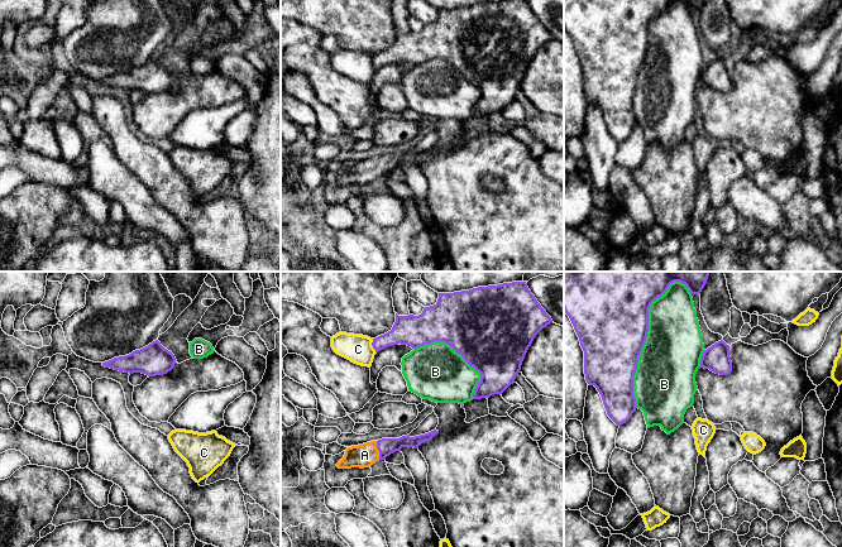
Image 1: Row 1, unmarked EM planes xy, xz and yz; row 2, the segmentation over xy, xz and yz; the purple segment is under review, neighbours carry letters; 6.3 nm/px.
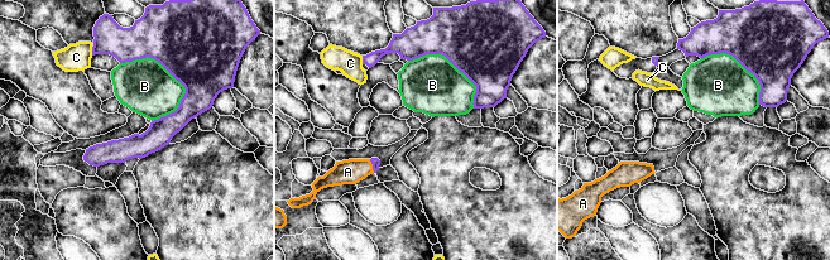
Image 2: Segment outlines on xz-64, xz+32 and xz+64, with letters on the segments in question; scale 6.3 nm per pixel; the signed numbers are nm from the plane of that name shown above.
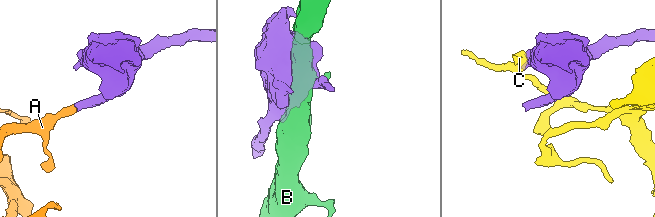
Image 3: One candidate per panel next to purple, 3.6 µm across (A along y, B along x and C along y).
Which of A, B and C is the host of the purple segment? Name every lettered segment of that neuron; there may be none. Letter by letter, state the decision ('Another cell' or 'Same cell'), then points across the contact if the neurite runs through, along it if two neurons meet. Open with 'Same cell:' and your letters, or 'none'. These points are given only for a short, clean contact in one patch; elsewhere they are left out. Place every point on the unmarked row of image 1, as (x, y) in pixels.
Same cell: A
A: Same cell. Path across: xz (386, 163), (378, 167), (364, 172)
B: Another cell
C: Another cell. Boundary: xz (372, 56), (372, 63), (376, 70)

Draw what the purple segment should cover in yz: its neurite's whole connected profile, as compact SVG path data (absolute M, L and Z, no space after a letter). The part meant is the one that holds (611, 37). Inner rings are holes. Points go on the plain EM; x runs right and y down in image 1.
M564 0L564 29L569 33L574 47L579 54L584 68L584 91L589 102L594 102L599 109L608 134L617 141L626 140L636 128L636 115L633 112L633 93L637 86L638 73L645 62L649 49L649 25L651 20L665 11L671 0Z

